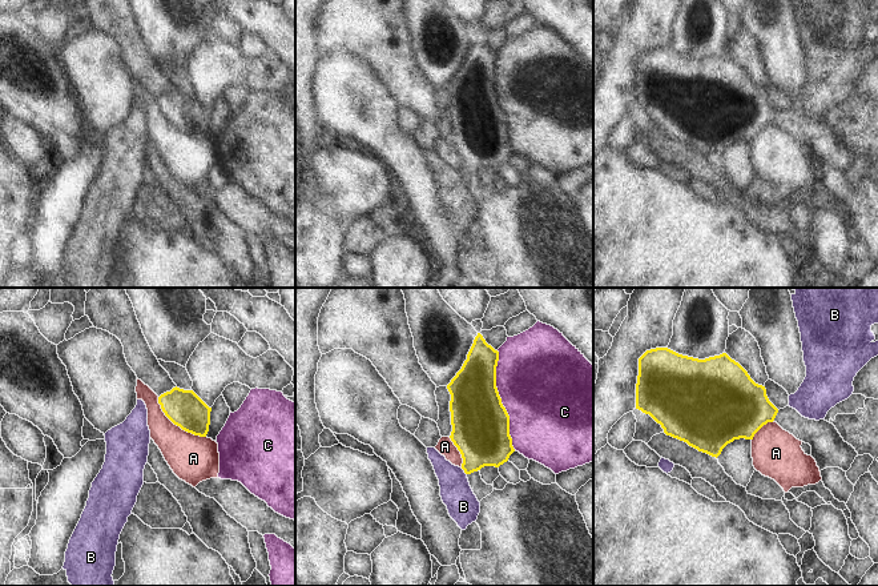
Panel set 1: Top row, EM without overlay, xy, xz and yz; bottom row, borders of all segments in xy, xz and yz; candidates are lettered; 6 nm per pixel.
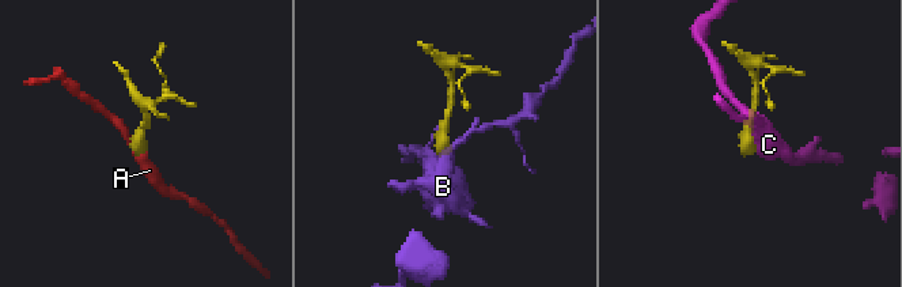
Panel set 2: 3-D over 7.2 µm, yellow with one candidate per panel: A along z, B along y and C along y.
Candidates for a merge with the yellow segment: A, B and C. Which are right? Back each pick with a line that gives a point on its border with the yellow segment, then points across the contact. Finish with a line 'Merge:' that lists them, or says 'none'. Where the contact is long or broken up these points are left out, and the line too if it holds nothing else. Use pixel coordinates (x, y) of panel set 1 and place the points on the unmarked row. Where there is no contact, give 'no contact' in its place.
Merge: none

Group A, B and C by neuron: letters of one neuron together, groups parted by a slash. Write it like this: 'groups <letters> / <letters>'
groups A / B / C

